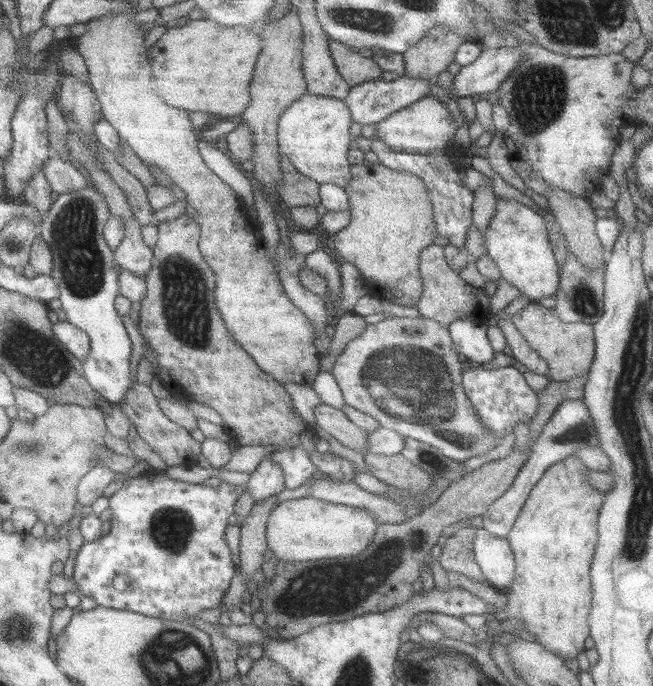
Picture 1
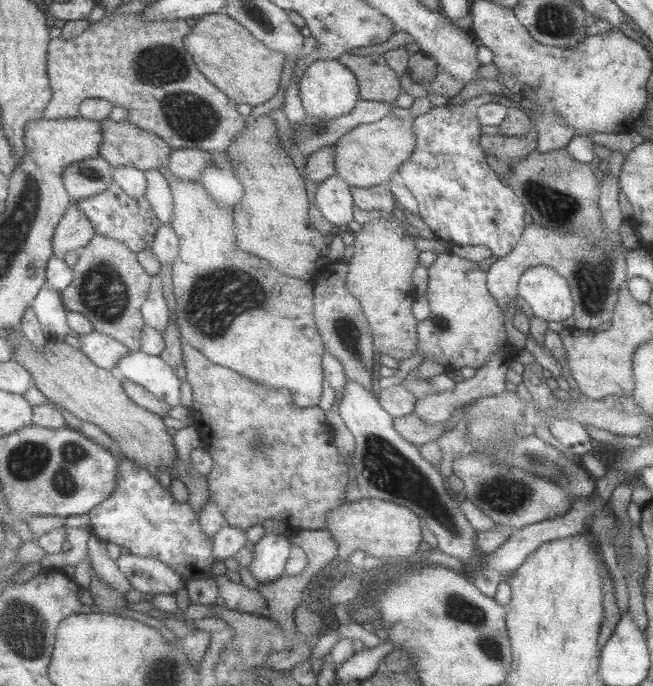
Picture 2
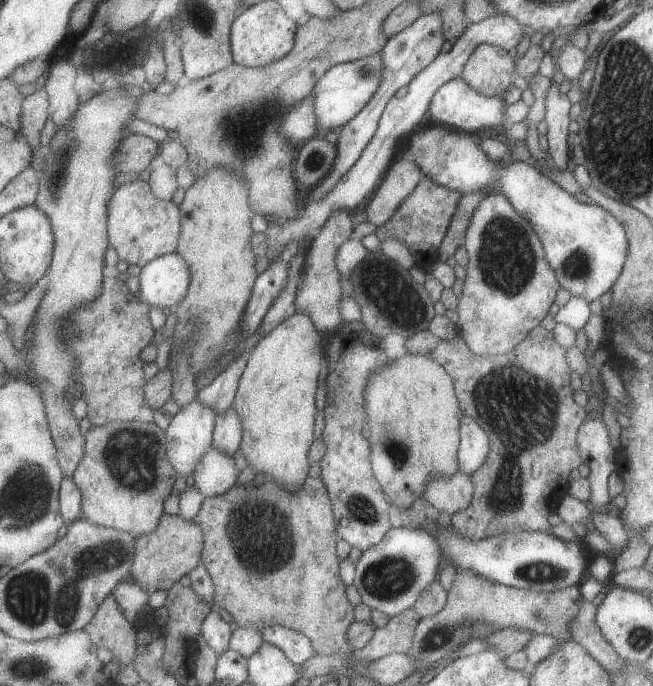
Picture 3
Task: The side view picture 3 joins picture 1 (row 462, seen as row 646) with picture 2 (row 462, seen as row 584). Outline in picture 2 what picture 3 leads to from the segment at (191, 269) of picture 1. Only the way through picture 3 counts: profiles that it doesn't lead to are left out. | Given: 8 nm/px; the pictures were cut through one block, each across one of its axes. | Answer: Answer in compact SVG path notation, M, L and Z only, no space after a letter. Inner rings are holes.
M184 342L182 347L184 350L185 369L187 370L186 377L192 384L192 389L194 390L194 404L191 408L198 420L198 424L205 429L205 443L207 444L205 448L213 458L213 468L207 476L210 486L210 496L212 497L212 501L217 503L217 506L223 510L226 523L243 530L243 532L249 530L249 528L255 526L255 524L263 524L265 520L282 522L286 525L293 524L301 530L326 529L327 520L329 520L327 519L327 516L334 510L337 510L337 508L341 507L346 501L345 484L347 484L347 468L345 468L345 464L343 464L344 458L339 456L339 448L337 448L334 429L329 423L323 408L319 405L299 408L299 406L295 406L293 396L291 396L291 392L289 392L287 388L275 390L275 388L263 386L263 384L259 384L259 382L247 380L247 378L241 376L239 372L235 372L235 370L231 370L231 368L227 368L226 366L217 364L215 361L208 359L203 352L198 348L195 348L192 344Z

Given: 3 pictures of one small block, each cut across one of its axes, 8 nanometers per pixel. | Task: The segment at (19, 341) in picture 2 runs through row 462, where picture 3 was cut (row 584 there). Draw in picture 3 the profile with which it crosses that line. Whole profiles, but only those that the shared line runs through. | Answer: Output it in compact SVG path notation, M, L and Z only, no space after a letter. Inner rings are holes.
M166 512L153 532L139 536L129 577L149 593L161 589L169 591L185 574L202 564L205 541L203 529L193 519L187 520L181 515Z

